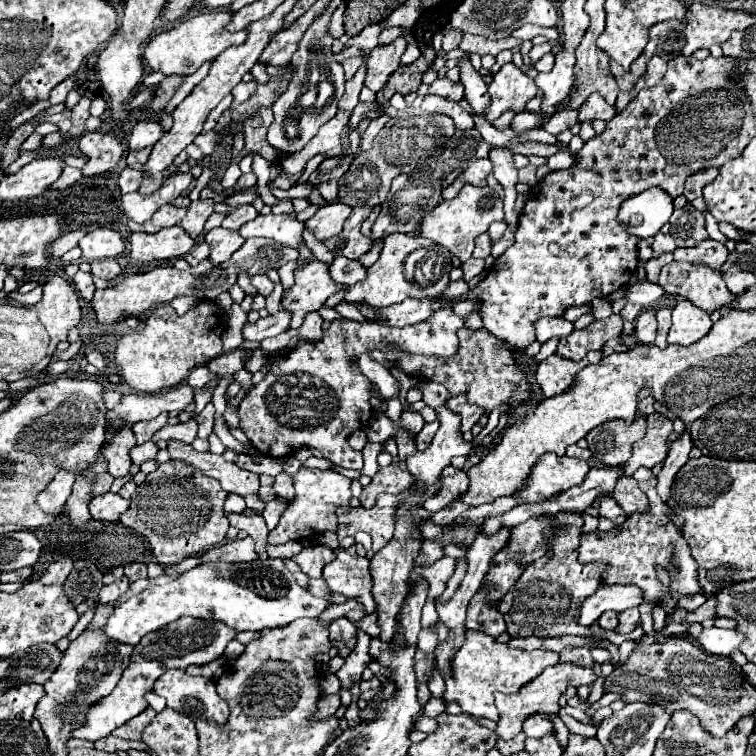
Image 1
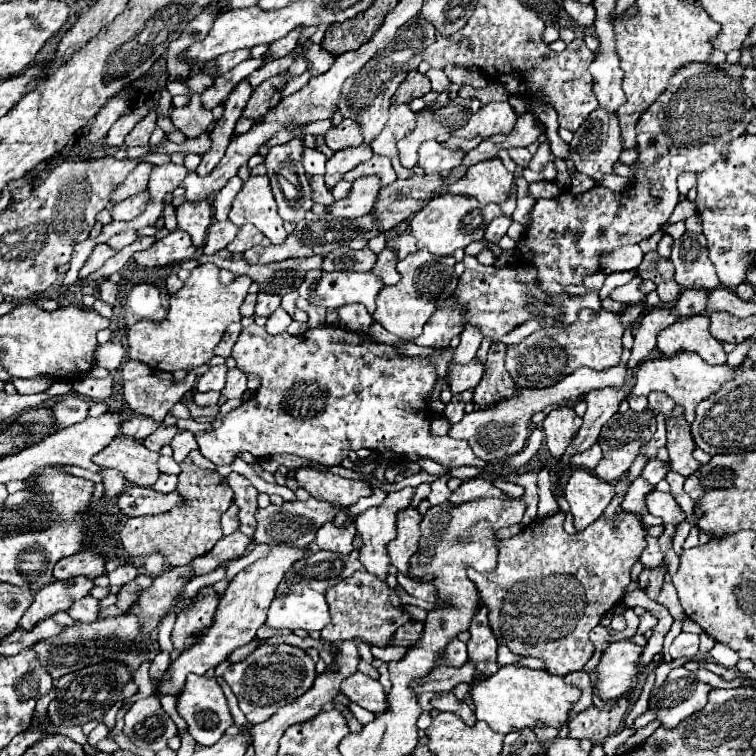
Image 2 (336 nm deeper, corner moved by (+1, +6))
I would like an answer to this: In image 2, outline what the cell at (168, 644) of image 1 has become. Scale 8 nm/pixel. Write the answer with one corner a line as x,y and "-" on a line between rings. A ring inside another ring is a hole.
274,546
266,558
256,560
246,570
238,572
234,576
234,580
230,582
230,586
224,590
224,594
220,598
220,604
216,608
212,624
206,626
196,636
196,642
190,644
190,648
186,648
176,660
170,662
170,666
164,670
164,674
162,674
162,678
160,678
158,686
156,686
154,696
156,698
164,698
164,696
180,694
180,690
182,690
182,686
186,682
186,676
190,672
202,676
206,670
212,670
222,660
226,660
236,648
248,644
256,636
256,630
266,622
266,612
268,612
268,606
270,606
270,602
274,598
274,592
276,592
280,580
284,578
288,568
296,560
300,560
302,556
304,554
298,548

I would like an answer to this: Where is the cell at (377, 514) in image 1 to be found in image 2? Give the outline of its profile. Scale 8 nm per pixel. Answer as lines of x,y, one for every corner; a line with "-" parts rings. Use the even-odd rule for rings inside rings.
414,508
400,510
396,516
396,538
388,542
388,556
390,562
404,574
408,574
408,558
416,552
418,546
418,524
420,524
420,514

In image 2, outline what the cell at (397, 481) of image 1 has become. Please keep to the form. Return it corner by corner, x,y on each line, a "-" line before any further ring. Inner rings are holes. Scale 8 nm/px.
412,486
398,492
388,492
386,500
380,506
368,508
356,516
356,530
364,538
364,546
360,548
360,562
378,578
386,578
388,574
390,558
386,544
388,540
396,538
396,512
410,506
414,492
416,488

